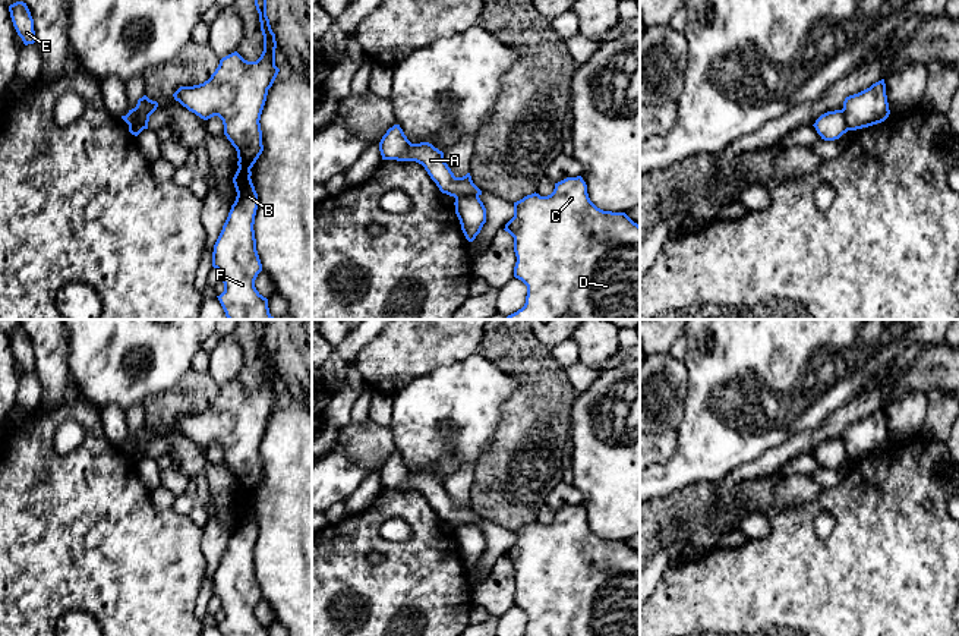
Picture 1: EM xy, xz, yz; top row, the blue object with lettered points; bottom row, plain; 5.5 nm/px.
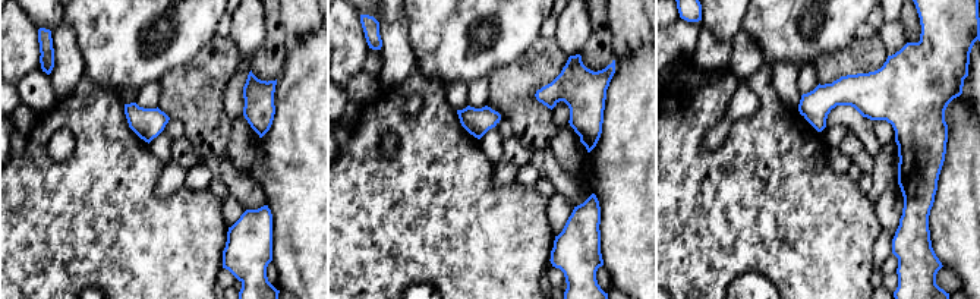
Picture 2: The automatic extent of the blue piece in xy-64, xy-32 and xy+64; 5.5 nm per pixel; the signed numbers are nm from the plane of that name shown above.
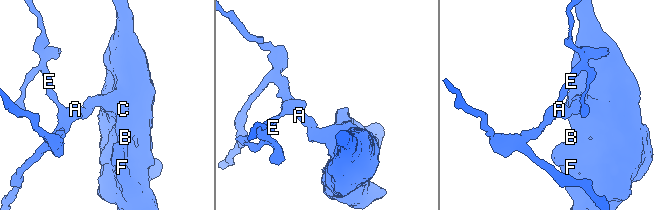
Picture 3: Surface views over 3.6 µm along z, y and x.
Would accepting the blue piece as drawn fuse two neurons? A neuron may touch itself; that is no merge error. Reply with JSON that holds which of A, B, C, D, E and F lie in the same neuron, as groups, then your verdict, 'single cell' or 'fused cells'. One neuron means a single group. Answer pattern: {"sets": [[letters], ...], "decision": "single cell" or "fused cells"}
{"sets": [["A", "E"], ["B", "C", "D", "F"]], "decision": "fused cells"}

